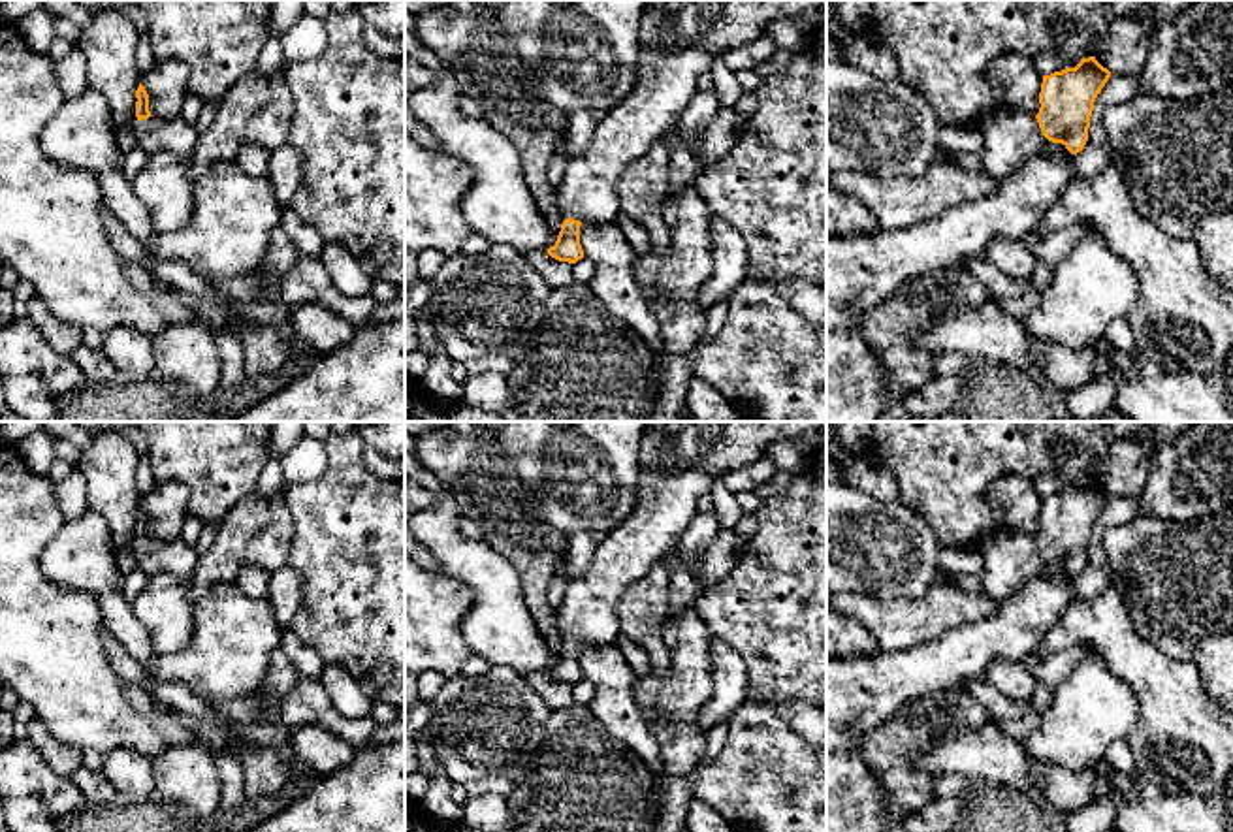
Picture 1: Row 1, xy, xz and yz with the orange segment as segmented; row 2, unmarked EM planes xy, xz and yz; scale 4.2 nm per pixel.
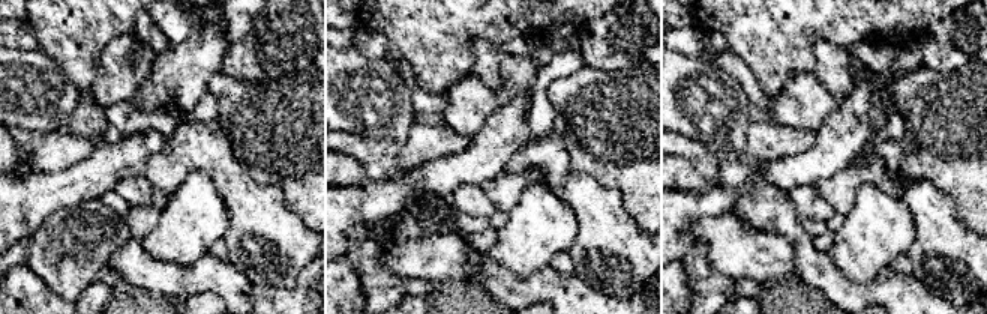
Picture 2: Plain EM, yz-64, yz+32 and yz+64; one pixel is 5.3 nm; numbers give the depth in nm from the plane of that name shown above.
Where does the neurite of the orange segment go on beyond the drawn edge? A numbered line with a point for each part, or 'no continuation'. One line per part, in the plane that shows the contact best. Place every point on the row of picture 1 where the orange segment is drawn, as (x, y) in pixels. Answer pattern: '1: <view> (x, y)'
1: yz (1009, 138)

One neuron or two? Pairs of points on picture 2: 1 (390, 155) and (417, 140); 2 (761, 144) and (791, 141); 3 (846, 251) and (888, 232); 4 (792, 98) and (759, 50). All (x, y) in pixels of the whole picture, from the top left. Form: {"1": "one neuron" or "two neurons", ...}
{"1": "one neuron", "2": "one neuron", "3": "one neuron", "4": "two neurons"}

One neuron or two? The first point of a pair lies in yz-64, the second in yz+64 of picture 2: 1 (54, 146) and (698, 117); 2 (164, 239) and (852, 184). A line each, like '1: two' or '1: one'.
1: two
2: two

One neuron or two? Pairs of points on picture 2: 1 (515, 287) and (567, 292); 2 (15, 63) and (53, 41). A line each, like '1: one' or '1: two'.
1: one
2: two

